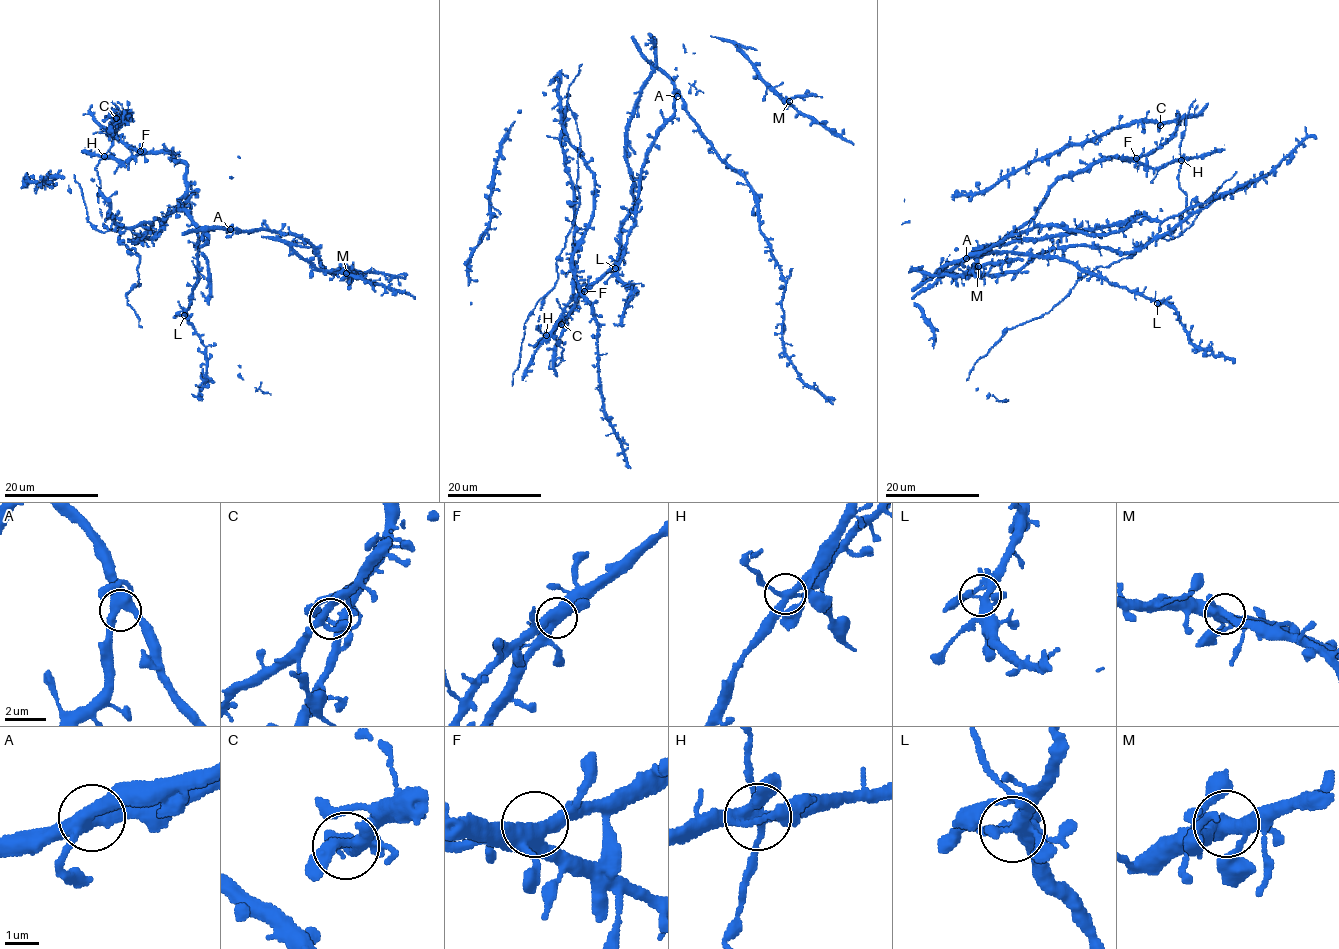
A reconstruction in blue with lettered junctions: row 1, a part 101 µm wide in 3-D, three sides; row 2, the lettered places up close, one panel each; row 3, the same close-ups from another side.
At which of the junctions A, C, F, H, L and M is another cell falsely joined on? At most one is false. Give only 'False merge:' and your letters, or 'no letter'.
False merge: no letter

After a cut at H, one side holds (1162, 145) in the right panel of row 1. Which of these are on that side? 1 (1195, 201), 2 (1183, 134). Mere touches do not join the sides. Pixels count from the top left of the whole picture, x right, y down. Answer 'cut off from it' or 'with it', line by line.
1: with it
2: cut off from it

